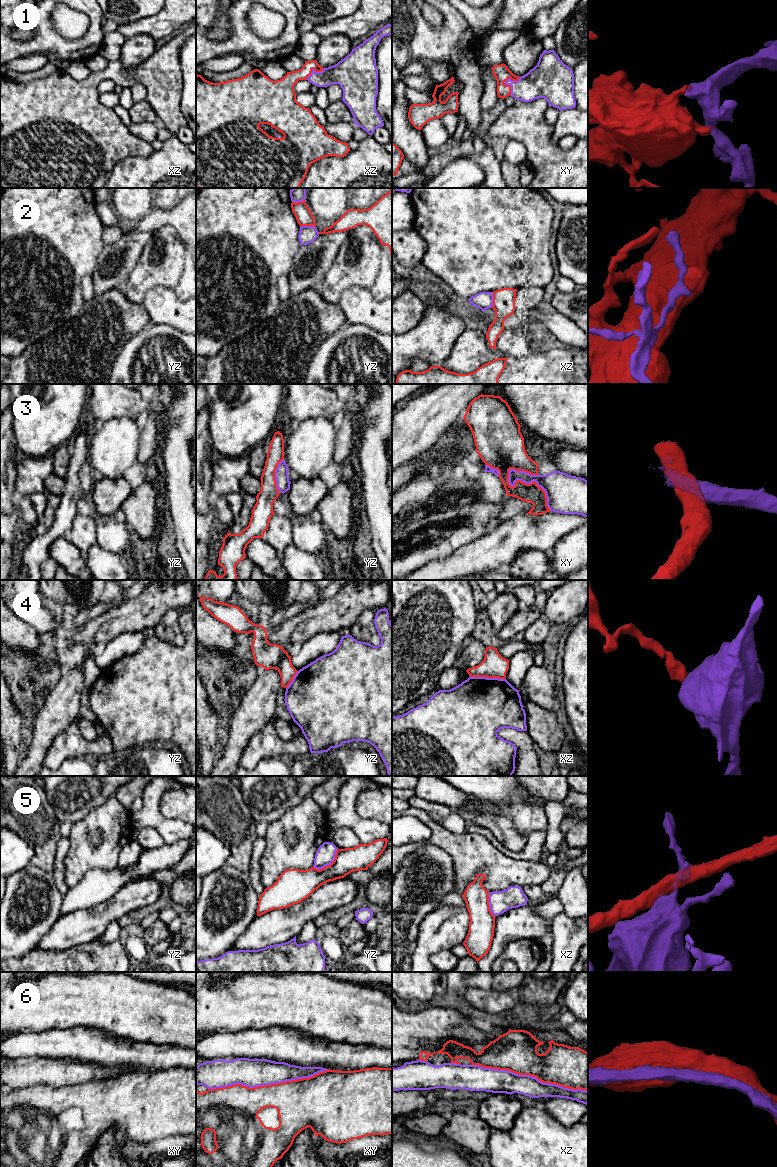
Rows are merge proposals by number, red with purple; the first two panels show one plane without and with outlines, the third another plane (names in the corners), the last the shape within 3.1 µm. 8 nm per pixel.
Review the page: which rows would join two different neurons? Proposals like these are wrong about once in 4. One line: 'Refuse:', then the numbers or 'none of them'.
Refuse: 2, 3, 4, 5

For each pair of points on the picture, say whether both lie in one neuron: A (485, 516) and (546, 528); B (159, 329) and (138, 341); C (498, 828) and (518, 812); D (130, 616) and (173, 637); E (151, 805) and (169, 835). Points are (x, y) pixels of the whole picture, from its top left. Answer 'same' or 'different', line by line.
A: different
B: same
C: different
D: different
E: same

